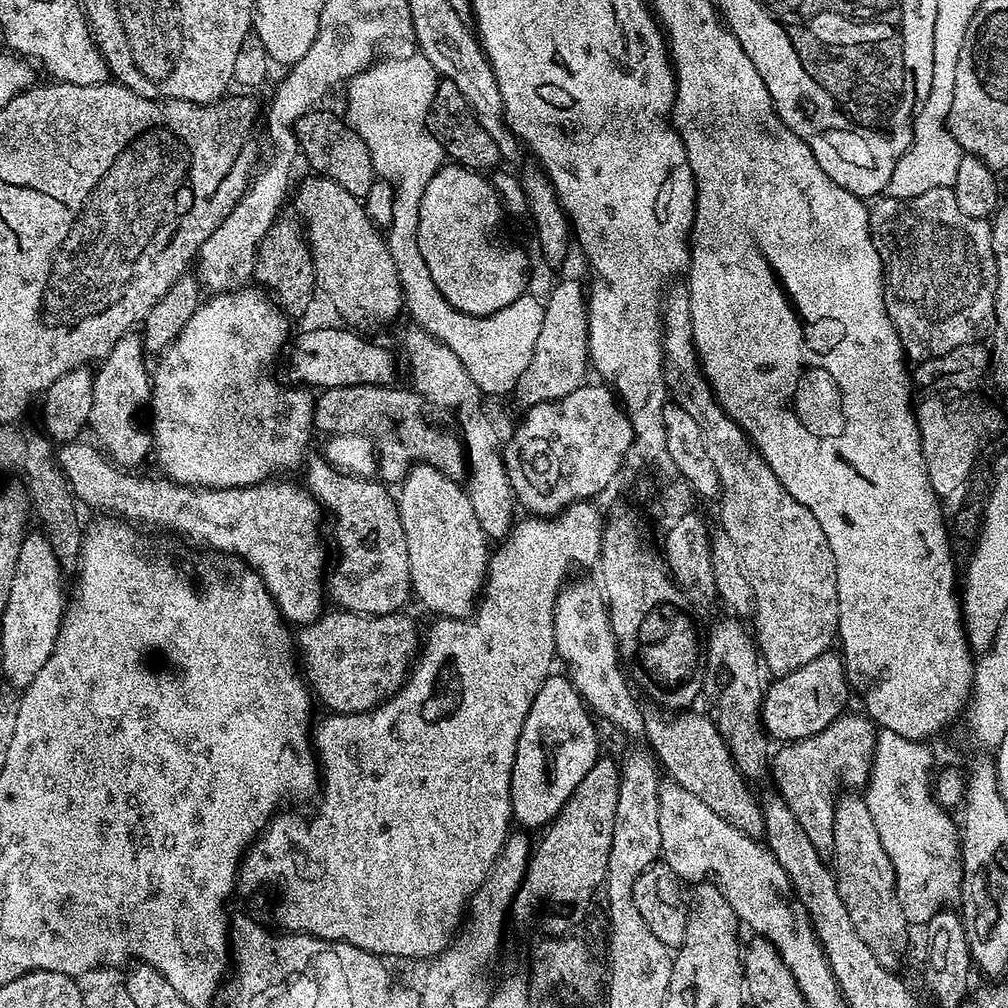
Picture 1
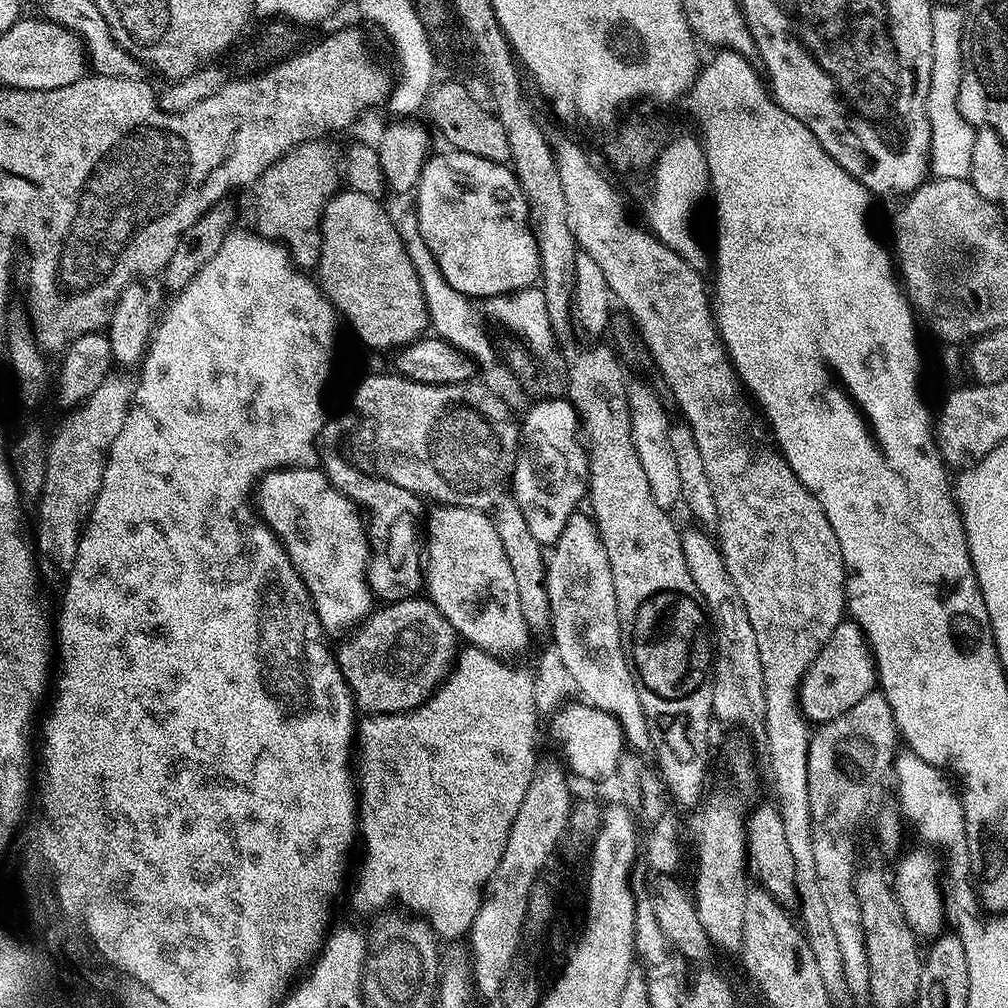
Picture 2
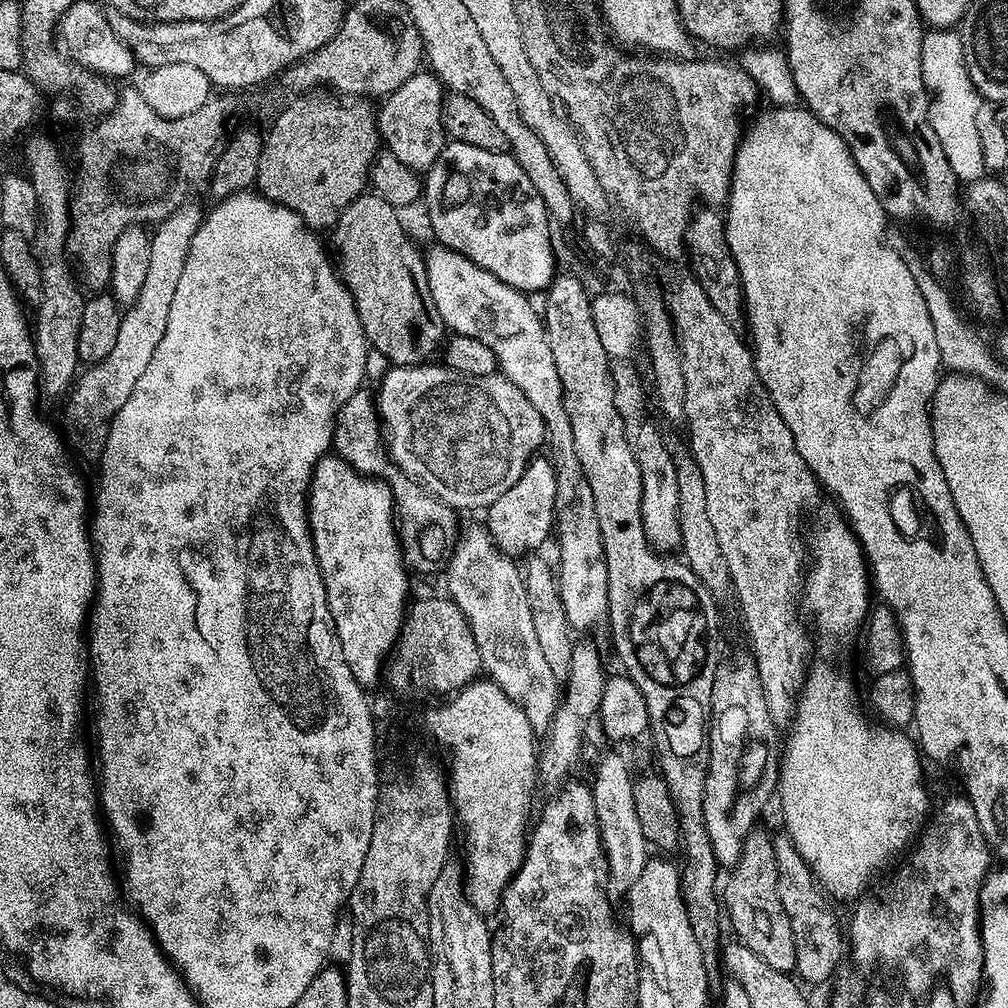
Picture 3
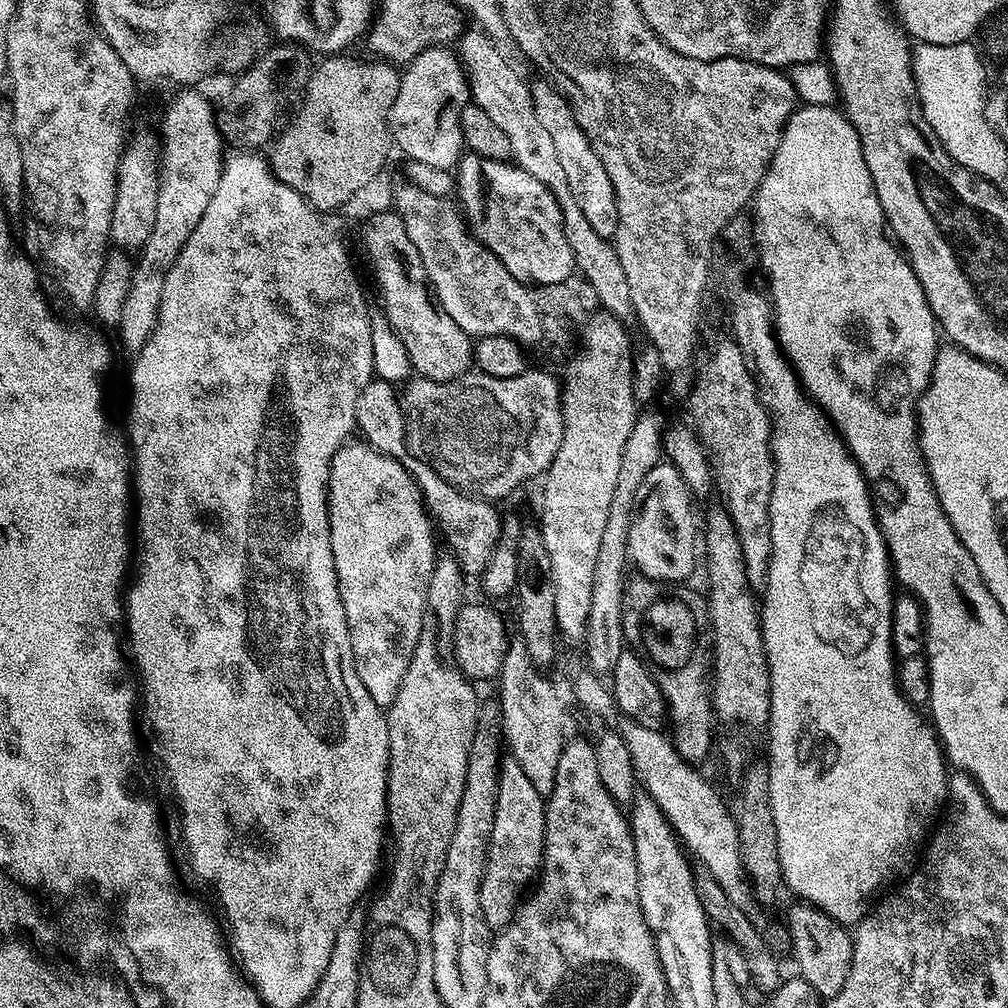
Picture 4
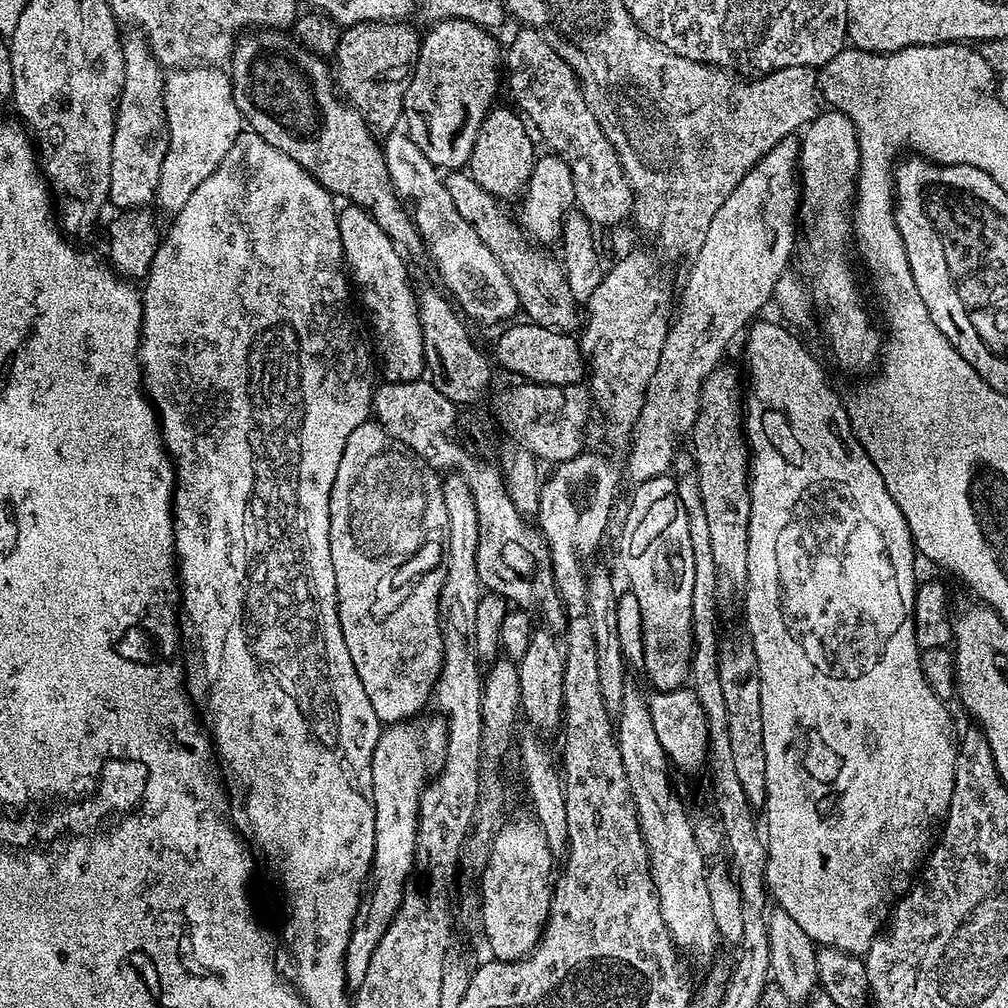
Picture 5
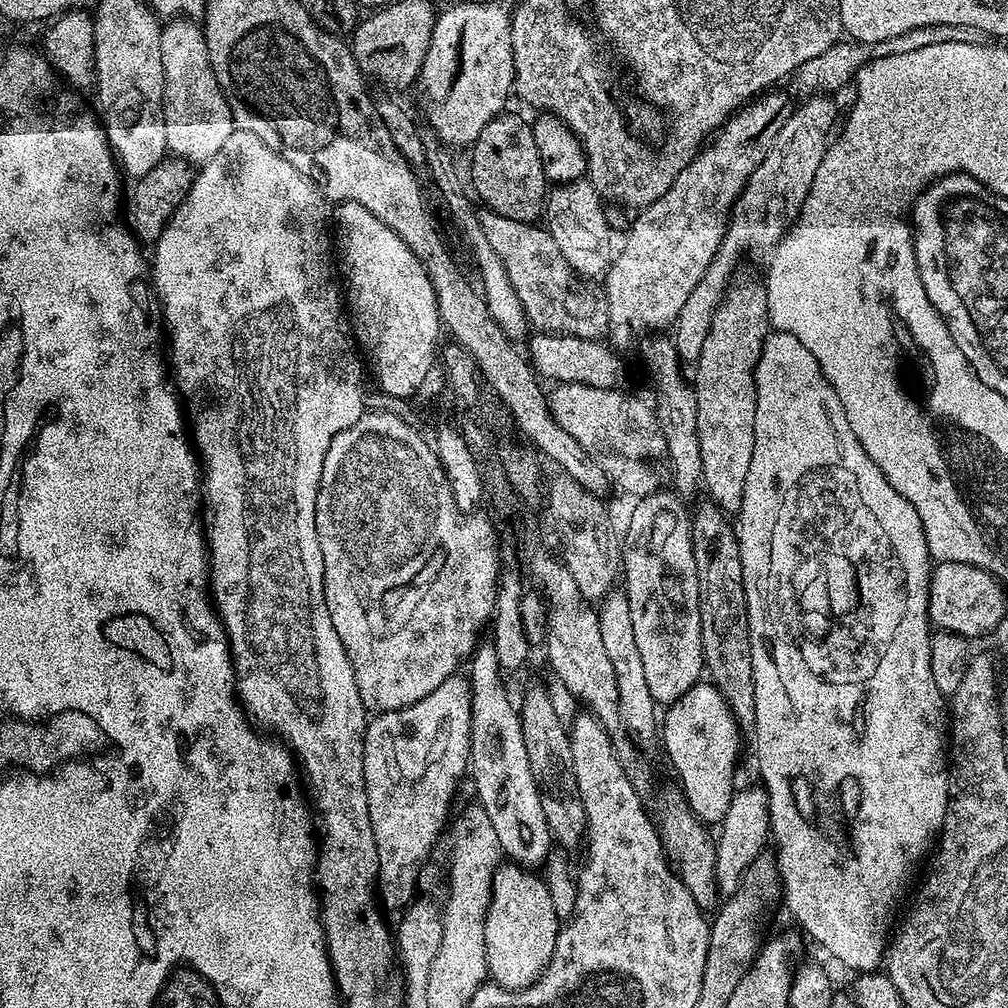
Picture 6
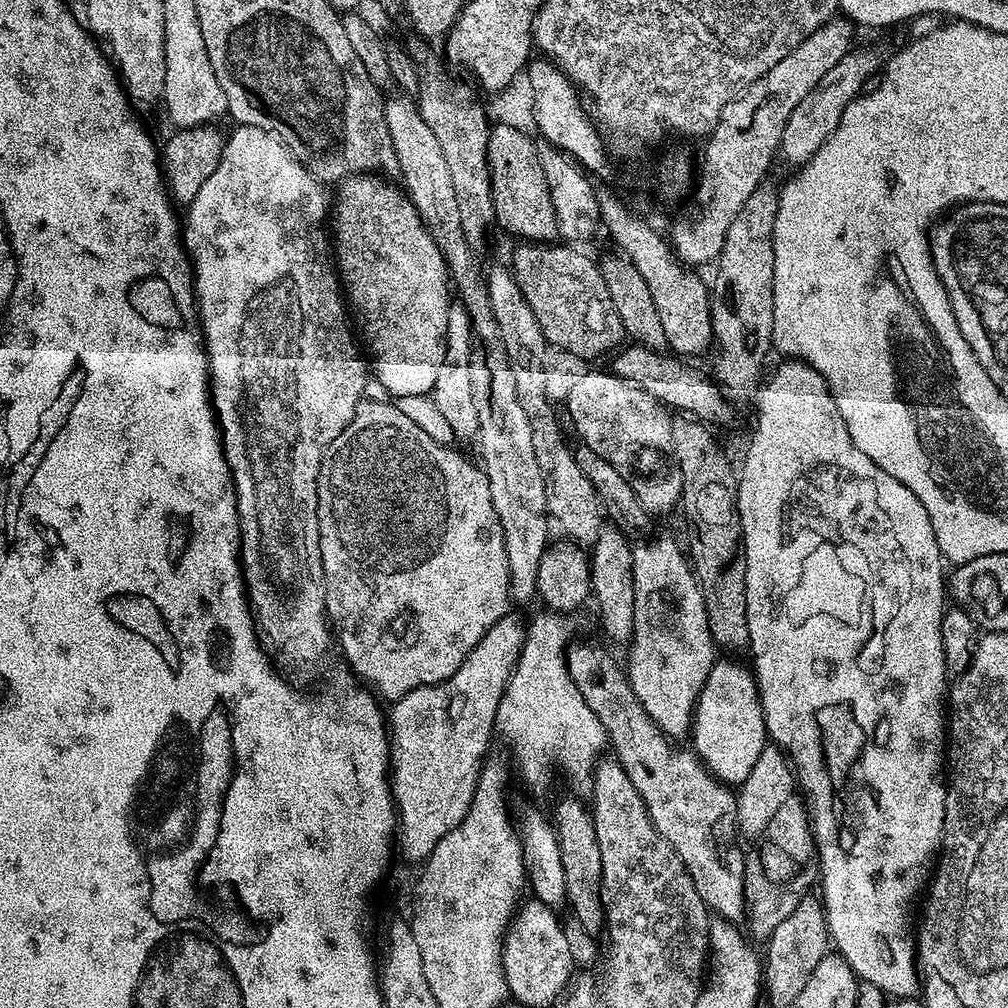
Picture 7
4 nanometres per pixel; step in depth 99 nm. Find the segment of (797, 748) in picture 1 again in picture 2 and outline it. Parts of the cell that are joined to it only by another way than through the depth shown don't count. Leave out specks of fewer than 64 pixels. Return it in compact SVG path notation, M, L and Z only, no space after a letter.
M879 690L866 694L866 698L850 706L846 714L819 725L808 742L808 794L816 881L842 955L844 986L854 996L863 995L869 986L869 959L866 958L865 931L862 930L862 910L858 906L855 879L858 871L856 823L863 818L872 796L870 785L856 781L856 772L864 780L888 776L898 753L896 744L898 733L894 714L890 702L886 702Z

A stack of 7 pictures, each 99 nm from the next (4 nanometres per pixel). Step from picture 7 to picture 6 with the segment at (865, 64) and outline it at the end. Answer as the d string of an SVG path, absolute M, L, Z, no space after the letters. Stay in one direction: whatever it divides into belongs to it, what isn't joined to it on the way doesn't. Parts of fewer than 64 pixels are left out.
M809 95L805 104L800 104L797 108L795 105L791 109L770 150L766 150L766 158L762 158L758 170L750 174L743 197L736 201L732 215L728 217L728 229L722 238L722 246L718 246L718 254L714 254L714 260L702 274L698 286L690 290L686 306L682 306L674 321L676 353L681 361L695 362L702 354L702 342L706 342L706 334L712 329L712 319L720 304L720 297L728 291L728 285L734 276L732 271L743 258L744 252L751 248L775 249L796 221L801 206L810 194L814 174L818 174L818 166L822 166L822 158L828 152L830 137L833 135L832 127L836 124L836 104L828 96L830 95Z

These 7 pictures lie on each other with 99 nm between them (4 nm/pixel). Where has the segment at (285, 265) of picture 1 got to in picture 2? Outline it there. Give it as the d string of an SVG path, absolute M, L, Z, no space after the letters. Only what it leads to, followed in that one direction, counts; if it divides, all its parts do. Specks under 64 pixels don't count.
M324 138L308 140L291 148L265 170L254 185L256 191L255 231L267 240L275 240L288 249L288 256L297 268L312 270L320 263L322 234L320 219L324 208L342 184L342 164Z

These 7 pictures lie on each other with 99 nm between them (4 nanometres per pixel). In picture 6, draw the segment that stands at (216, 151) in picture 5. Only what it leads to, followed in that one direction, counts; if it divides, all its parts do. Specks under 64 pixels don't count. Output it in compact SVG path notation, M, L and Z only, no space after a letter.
M169 19L161 27L160 41L164 71L166 142L173 153L196 162L214 155L218 146L222 146L222 142L230 138L234 123L232 124L232 108L228 105L229 97L225 89L221 88L220 77L216 75L208 57L203 27L192 20L195 19Z

